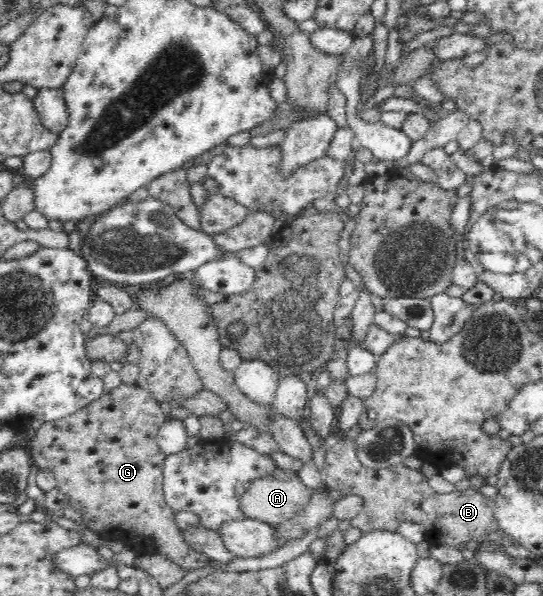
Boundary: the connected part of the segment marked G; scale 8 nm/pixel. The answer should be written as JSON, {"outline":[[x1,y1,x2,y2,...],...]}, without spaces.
{"outline":[[138,384,119,385,73,415,57,421,44,422,26,448,40,470,53,472,59,491,68,495,68,505,79,514,87,528,97,531,107,541,115,540,133,548,145,545,146,537,153,540,153,551,174,561,183,570,204,567,209,557,193,551,181,538,181,530,174,521,175,512,164,498,163,469,166,455,156,443,157,433,166,423,161,405,152,394]]}

